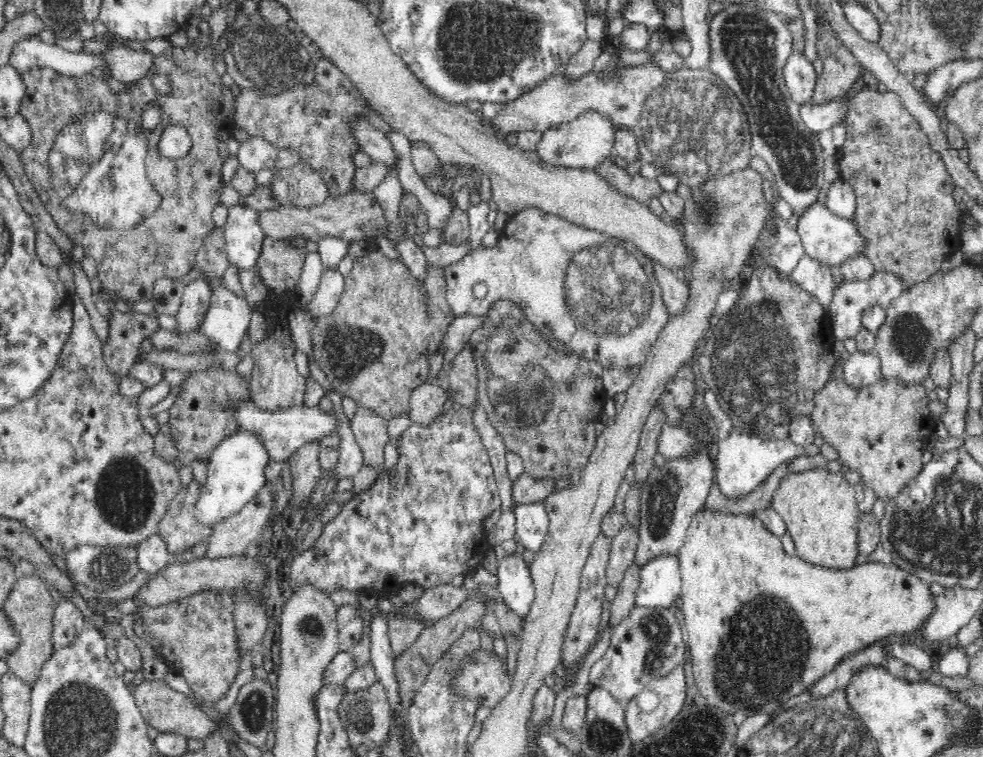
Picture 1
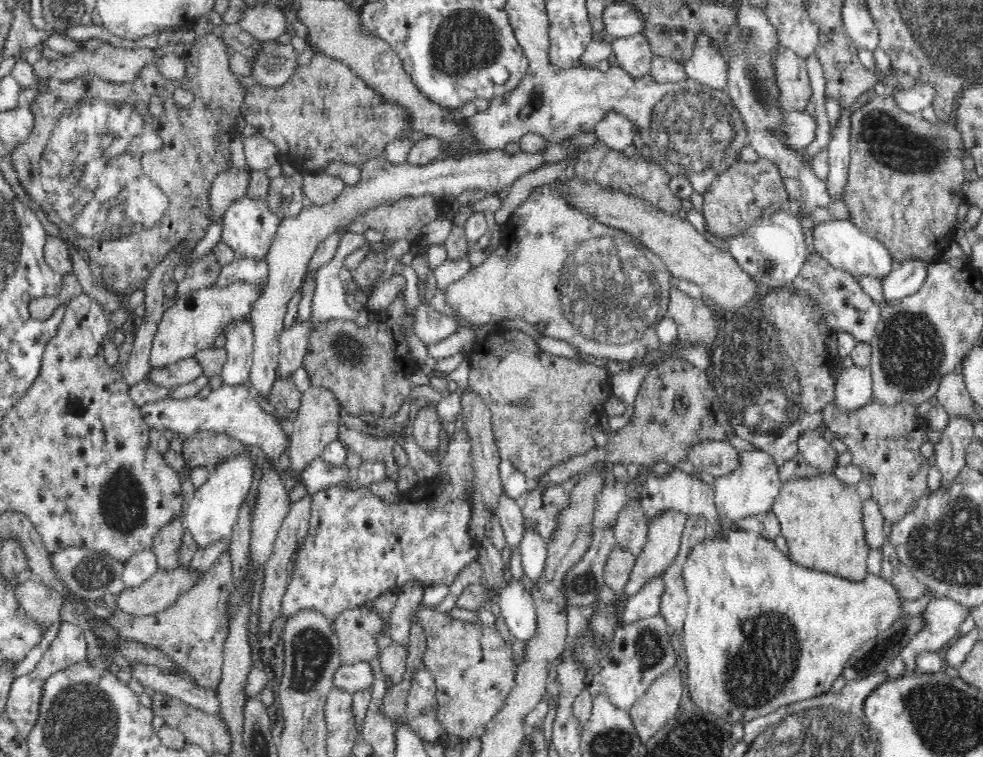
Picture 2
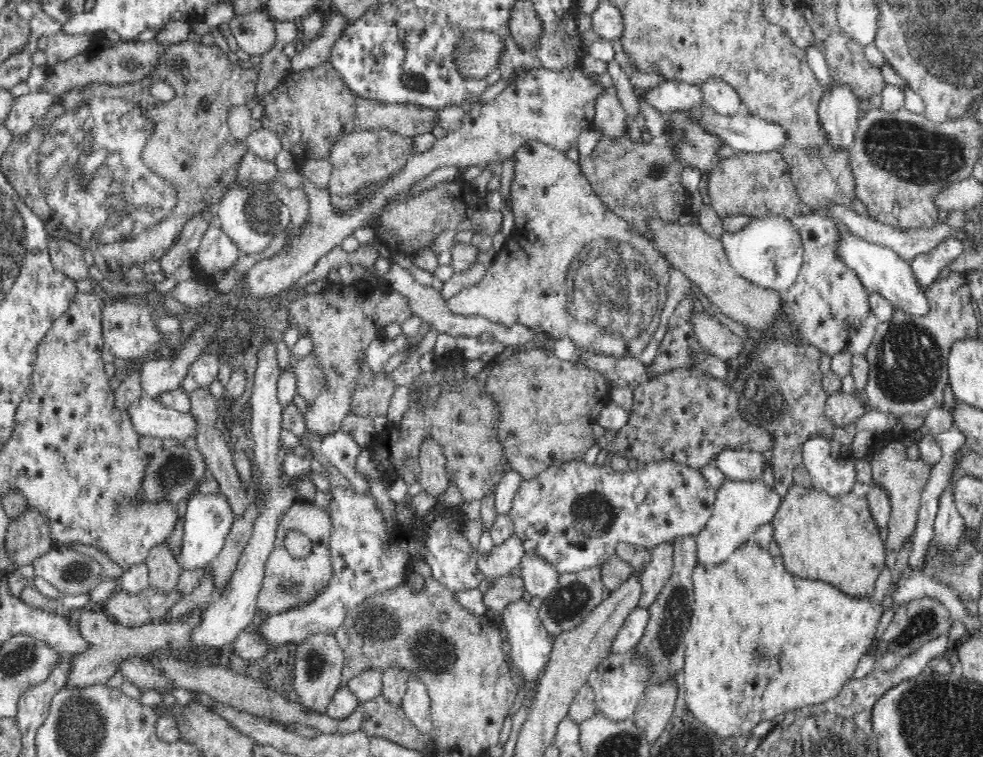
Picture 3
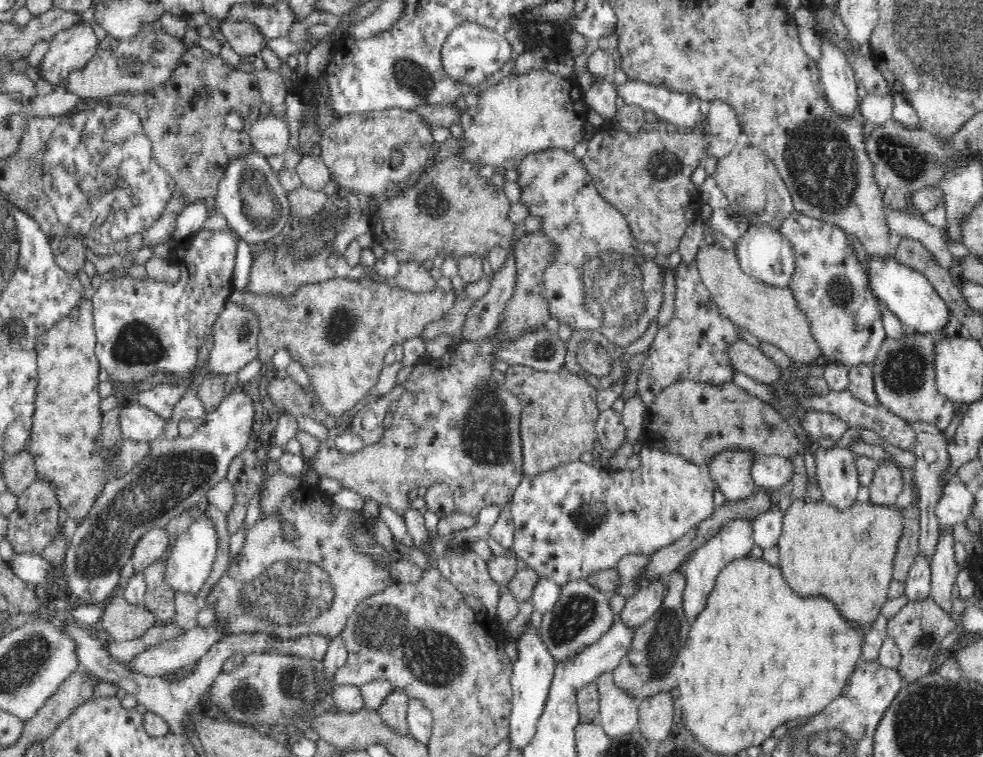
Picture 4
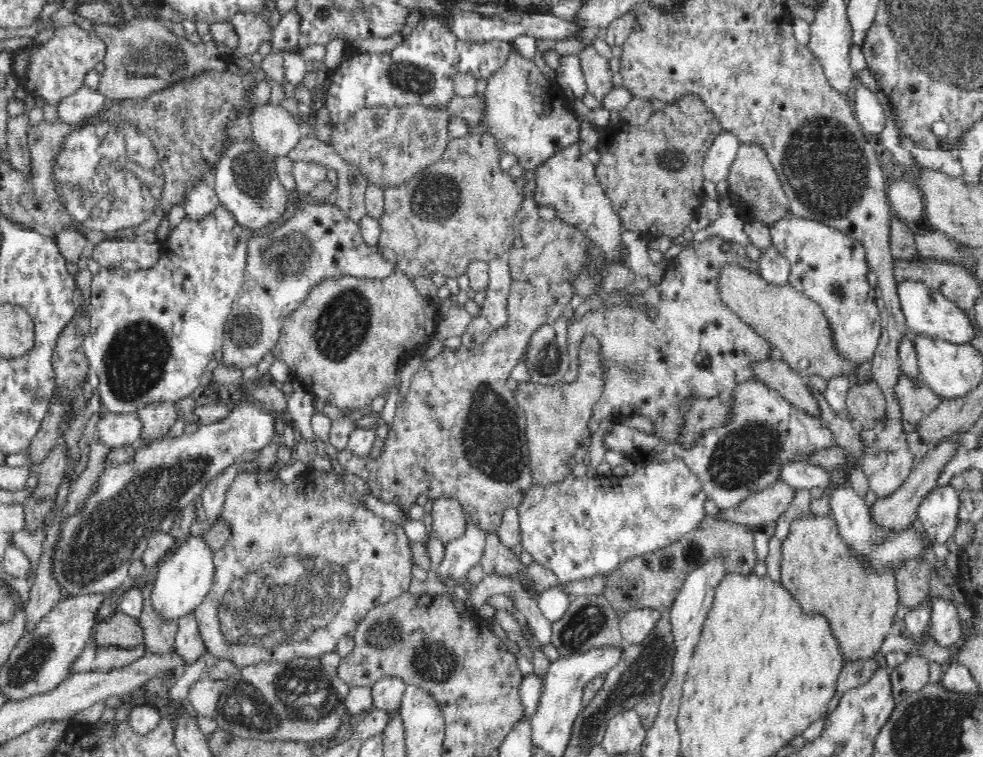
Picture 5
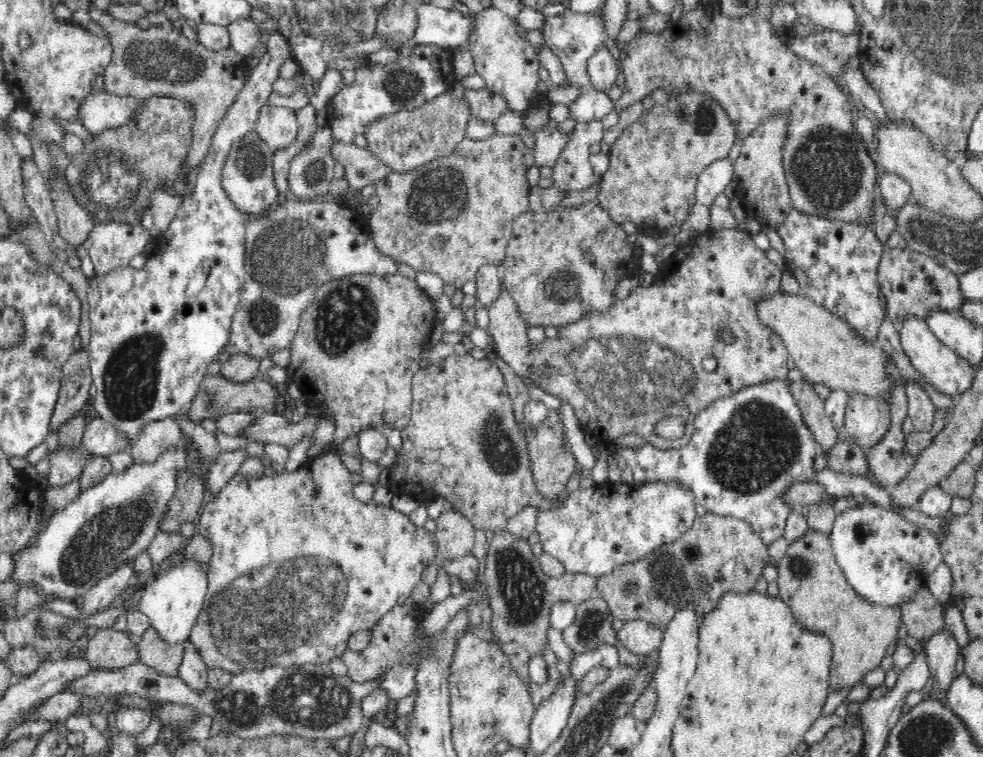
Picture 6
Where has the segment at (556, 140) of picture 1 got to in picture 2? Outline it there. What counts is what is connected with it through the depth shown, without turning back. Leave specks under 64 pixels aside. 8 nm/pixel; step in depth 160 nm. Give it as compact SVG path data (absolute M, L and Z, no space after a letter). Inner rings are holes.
M596 131L580 132L574 138L564 138L562 142L546 142L535 153L520 151L508 154L505 150L494 149L488 152L474 152L470 155L452 156L440 159L426 166L412 164L390 164L383 155L368 157L361 165L362 178L356 186L345 186L344 190L324 206L304 205L296 215L283 217L277 226L277 233L271 247L264 258L268 267L268 284L262 294L251 302L249 315L253 325L253 356L249 380L254 391L268 398L270 385L278 374L278 338L283 330L283 318L287 304L301 285L310 258L318 245L336 228L345 225L352 217L363 213L370 207L384 203L393 203L402 197L434 196L438 199L445 195L457 197L464 190L471 188L486 189L499 195L503 189L510 188L513 182L526 176L530 170L538 170L542 166L554 164L572 164L578 162L582 154L594 148L601 141Z

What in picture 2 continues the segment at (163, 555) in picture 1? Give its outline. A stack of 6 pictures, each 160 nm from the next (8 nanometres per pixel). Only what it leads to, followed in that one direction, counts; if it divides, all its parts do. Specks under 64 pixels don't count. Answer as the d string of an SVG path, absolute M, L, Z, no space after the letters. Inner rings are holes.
M153 547L143 548L135 552L124 562L122 580L127 587L138 586L147 581L158 569L158 559Z

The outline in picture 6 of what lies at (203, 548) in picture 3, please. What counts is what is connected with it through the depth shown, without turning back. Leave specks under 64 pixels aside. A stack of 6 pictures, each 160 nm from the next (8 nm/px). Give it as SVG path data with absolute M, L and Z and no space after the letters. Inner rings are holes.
M184 559L173 565L164 574L147 579L142 591L138 595L140 600L133 607L134 610L142 612L149 619L150 626L160 634L160 638L164 642L168 642L168 645L180 643L183 646L189 640L191 630L204 610L203 604L206 600L207 588L206 570L202 569L194 559Z

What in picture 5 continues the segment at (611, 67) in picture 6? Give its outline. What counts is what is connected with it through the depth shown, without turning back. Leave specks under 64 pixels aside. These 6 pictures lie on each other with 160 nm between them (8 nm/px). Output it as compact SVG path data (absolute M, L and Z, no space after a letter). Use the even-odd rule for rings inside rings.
M594 46L586 47L578 54L581 60L587 91L597 99L606 96L613 89L612 73L609 60L599 54Z

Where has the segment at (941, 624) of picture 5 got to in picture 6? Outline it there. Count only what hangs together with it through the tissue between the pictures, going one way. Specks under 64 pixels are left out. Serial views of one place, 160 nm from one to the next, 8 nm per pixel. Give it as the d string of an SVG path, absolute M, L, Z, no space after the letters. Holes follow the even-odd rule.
M944 629L931 636L925 645L925 655L928 663L928 680L932 680L929 698L946 700L951 682L956 678L954 671L959 656L958 644Z

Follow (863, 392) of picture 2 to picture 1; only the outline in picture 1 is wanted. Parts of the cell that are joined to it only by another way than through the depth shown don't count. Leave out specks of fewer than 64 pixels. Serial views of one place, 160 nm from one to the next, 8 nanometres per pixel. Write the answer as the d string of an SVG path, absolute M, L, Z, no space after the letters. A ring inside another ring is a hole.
M856 350L852 352L846 364L843 365L846 381L855 388L862 388L864 385L871 385L883 377L883 367L879 355L872 350L870 352L861 352Z

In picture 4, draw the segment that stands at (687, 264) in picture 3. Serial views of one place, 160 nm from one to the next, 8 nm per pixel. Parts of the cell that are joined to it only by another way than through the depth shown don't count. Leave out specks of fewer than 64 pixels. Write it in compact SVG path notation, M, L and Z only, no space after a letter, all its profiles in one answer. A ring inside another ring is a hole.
M701 241L694 259L697 273L711 296L711 302L734 326L745 328L761 342L782 349L796 364L804 364L809 368L822 357L820 348L810 335L807 318L797 309L789 287L770 286L747 276L742 272L735 253L722 248L720 243L706 244Z

